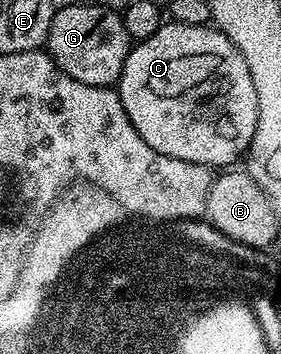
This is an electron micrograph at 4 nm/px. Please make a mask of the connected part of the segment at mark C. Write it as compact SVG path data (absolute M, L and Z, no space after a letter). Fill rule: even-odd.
M171 21L161 22L159 29L154 34L139 40L129 50L126 65L120 74L118 90L122 109L126 109L126 117L130 117L130 125L134 125L138 137L142 137L142 141L146 141L146 145L150 145L150 149L154 149L160 155L178 157L178 161L190 161L209 169L228 169L235 164L232 162L239 155L241 158L252 144L254 129L258 125L258 93L254 93L254 77L250 77L250 69L246 69L246 61L242 53L238 53L235 45L222 32L217 31L215 26L203 27L202 25L182 25Z

